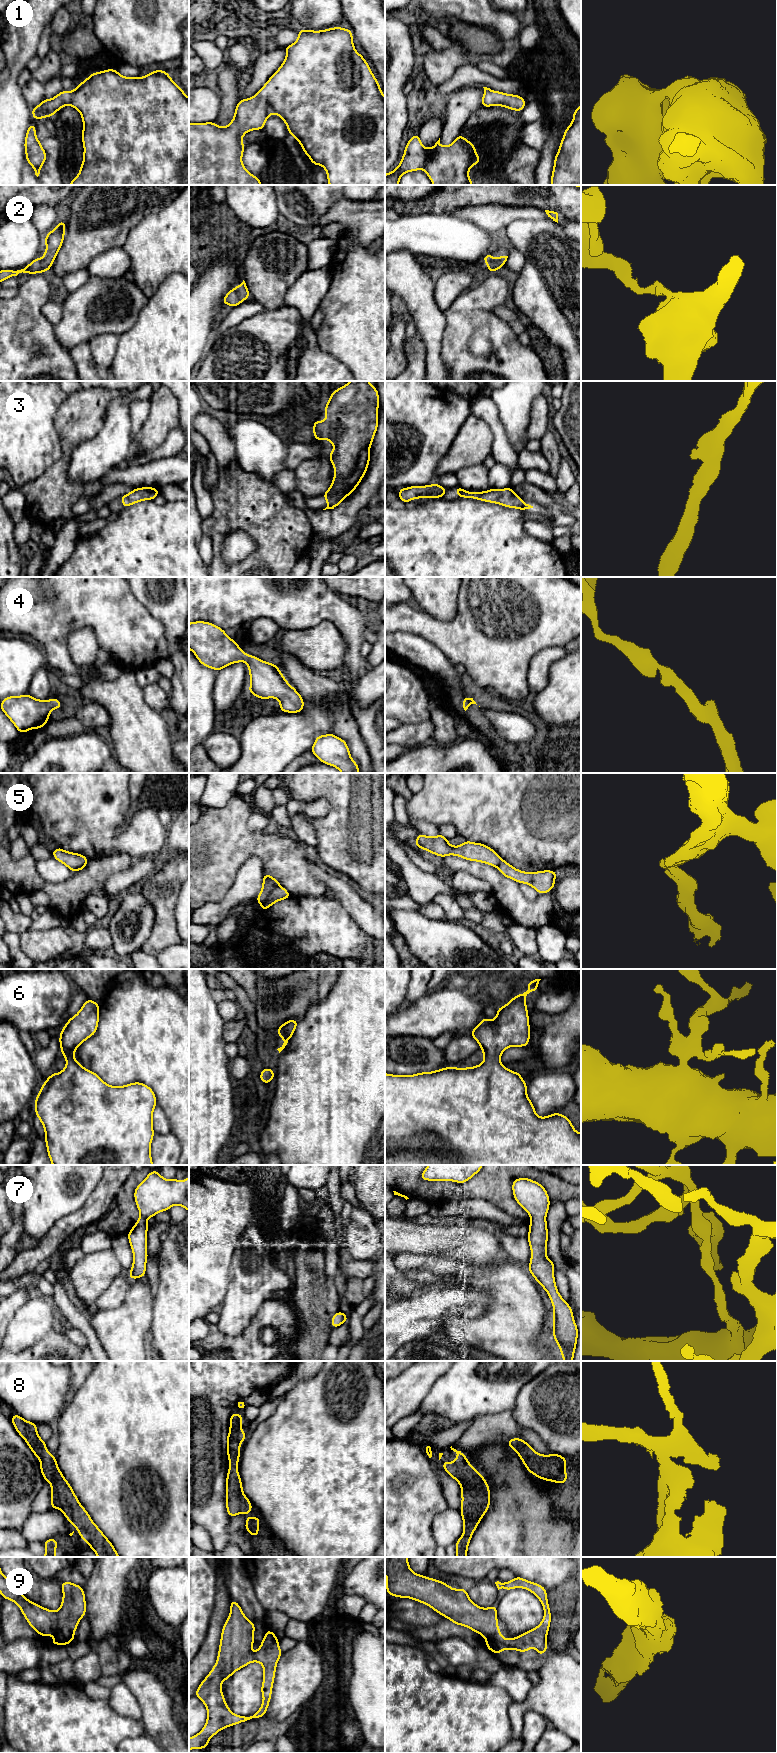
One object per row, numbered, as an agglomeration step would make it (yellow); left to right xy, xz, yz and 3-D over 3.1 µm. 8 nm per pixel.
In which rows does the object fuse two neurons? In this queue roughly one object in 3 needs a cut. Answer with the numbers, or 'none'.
5

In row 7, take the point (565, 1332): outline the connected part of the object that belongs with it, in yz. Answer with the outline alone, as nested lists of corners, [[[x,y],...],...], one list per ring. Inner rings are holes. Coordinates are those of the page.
[[[521,1177],[512,1182],[515,1201],[529,1214],[531,1221],[526,1236],[531,1249],[528,1271],[547,1292],[553,1306],[553,1338],[558,1344],[563,1361],[573,1361],[578,1328],[571,1306],[556,1287],[555,1264],[546,1256],[548,1228],[546,1215],[550,1207],[549,1195],[540,1183]]]

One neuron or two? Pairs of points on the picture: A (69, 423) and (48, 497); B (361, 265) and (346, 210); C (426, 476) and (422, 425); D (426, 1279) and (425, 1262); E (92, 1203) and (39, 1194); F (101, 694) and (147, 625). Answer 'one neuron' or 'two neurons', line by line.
A: one neuron
B: two neurons
C: one neuron
D: two neurons
E: two neurons
F: two neurons

